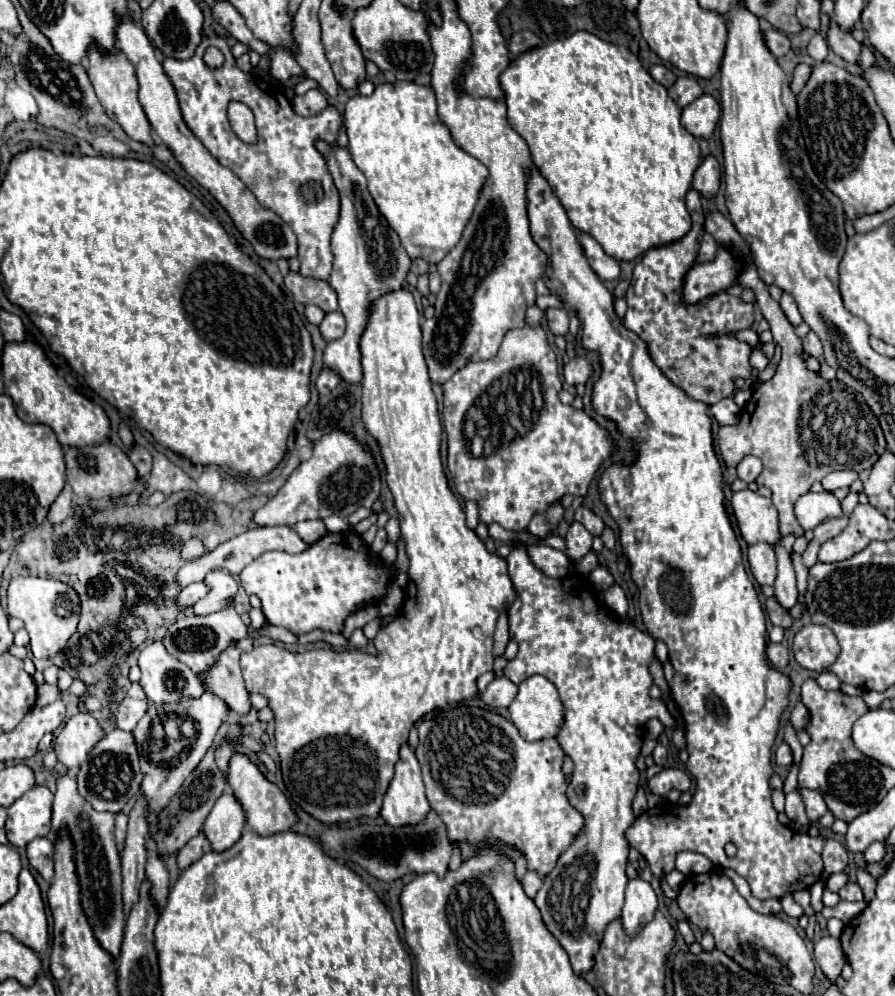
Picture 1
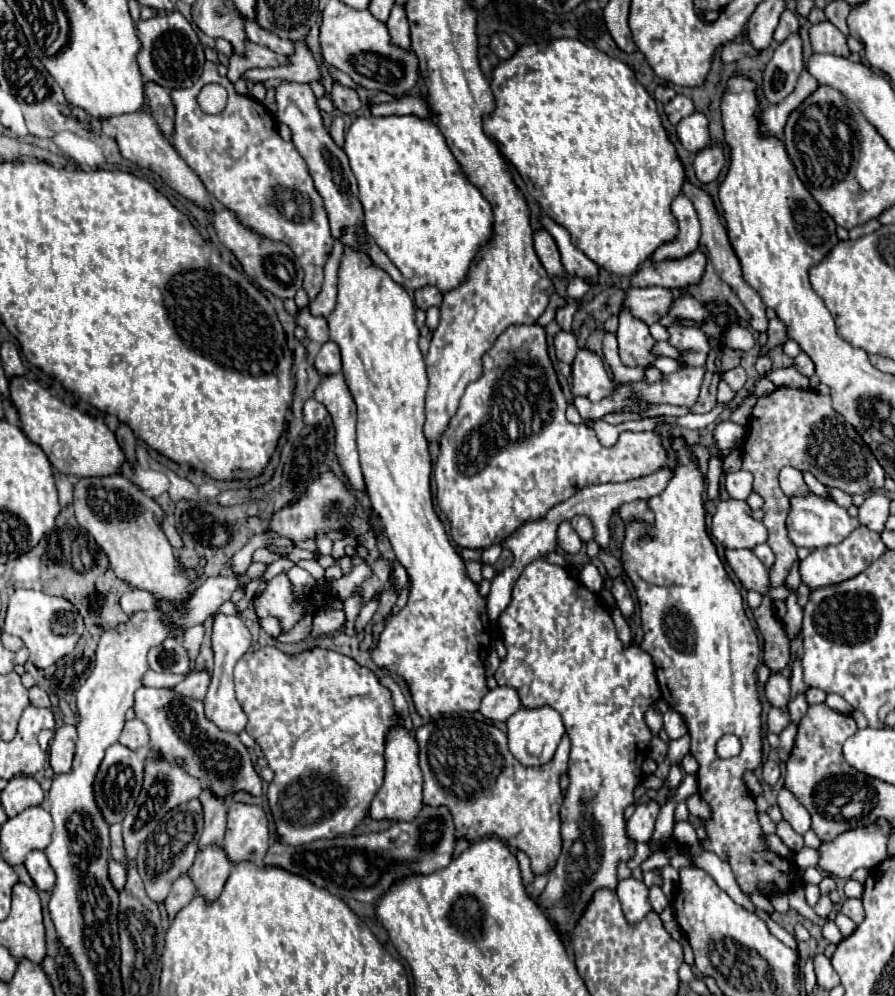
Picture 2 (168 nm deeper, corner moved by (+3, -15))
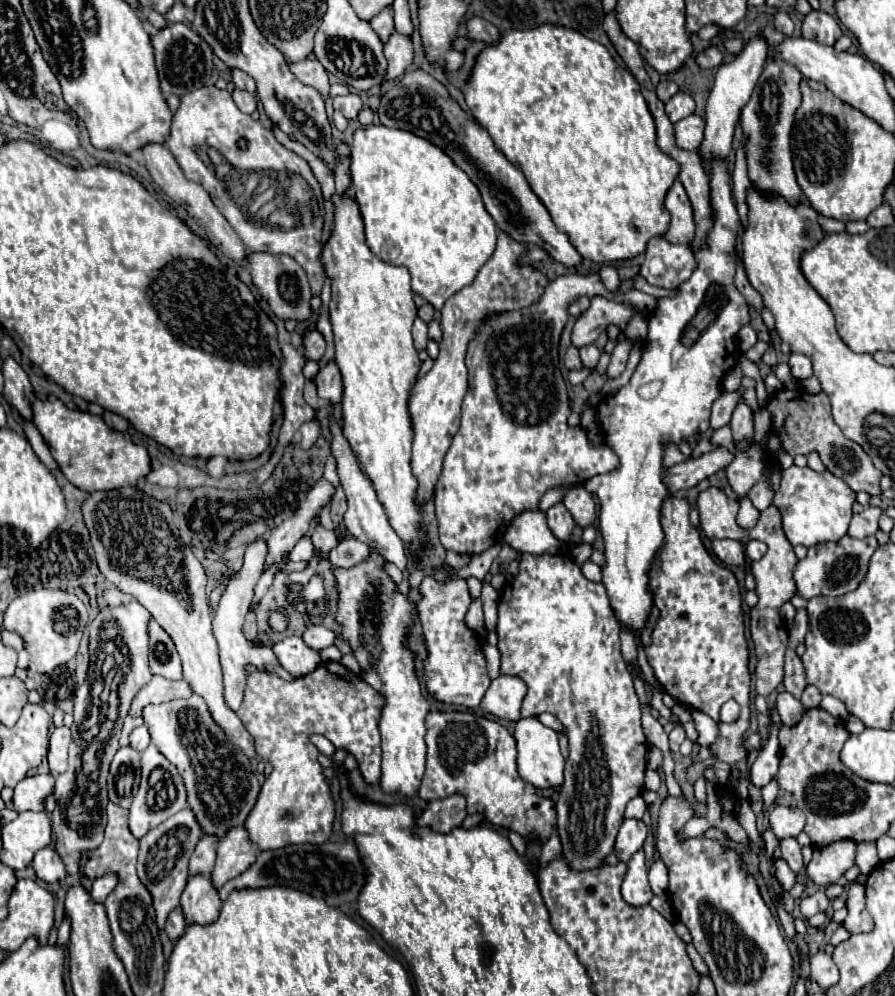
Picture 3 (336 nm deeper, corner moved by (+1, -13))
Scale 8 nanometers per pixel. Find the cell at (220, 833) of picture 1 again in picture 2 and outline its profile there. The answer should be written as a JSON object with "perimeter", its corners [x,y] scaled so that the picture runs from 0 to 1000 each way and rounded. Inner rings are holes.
{"perimeter":[[[230,850],[219,856],[219,864],[212,870],[212,883],[219,891],[219,897],[230,903],[230,907],[239,907],[248,897],[248,891],[257,879],[259,866],[248,850]]]}

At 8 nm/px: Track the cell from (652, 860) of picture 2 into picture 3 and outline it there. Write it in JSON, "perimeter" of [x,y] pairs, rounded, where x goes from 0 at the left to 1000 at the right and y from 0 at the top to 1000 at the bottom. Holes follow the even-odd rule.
{"perimeter":[[[715,852],[702,866],[702,877],[695,887],[695,901],[706,911],[724,909],[731,901],[726,887],[724,887],[724,874],[720,868],[720,854]]]}

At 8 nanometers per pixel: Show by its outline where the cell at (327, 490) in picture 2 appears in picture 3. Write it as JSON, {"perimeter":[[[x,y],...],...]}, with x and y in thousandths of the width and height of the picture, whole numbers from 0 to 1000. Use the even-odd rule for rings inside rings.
{"perimeter":[[[351,558],[346,562],[345,567],[339,573],[324,575],[321,580],[320,587],[323,588],[326,585],[335,585],[336,587],[342,587],[351,577],[352,572],[359,562],[360,561],[356,558]]]}

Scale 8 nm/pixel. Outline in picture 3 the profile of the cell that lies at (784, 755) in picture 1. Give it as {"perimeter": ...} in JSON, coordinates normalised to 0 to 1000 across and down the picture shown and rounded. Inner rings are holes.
{"perimeter":[[[860,710],[860,724],[863,724],[863,734],[860,734],[858,746],[851,750],[849,758],[845,760],[842,768],[838,770],[838,784],[845,790],[858,788],[865,782],[865,778],[869,774],[869,766],[872,766],[872,742],[869,742],[869,736],[872,736],[874,724],[872,724],[872,718],[869,718],[867,710]]]}

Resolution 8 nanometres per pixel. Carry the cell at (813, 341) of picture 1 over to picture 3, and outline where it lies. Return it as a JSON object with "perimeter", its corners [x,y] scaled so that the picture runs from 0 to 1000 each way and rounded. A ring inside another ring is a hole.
{"perimeter":[[[885,354],[880,366],[883,366],[883,370],[885,370],[885,377],[887,377],[892,383],[903,381],[903,379],[907,377],[907,362],[905,362],[901,356]]]}

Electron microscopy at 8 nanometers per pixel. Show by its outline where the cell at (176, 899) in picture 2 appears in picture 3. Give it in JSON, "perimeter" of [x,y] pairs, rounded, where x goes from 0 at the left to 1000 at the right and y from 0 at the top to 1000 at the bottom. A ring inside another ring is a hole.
{"perimeter":[[[197,911],[190,919],[188,919],[188,925],[185,925],[185,937],[192,945],[197,945],[197,941],[201,941],[201,937],[206,937],[208,933],[208,921],[206,921],[206,915],[203,911]]]}

